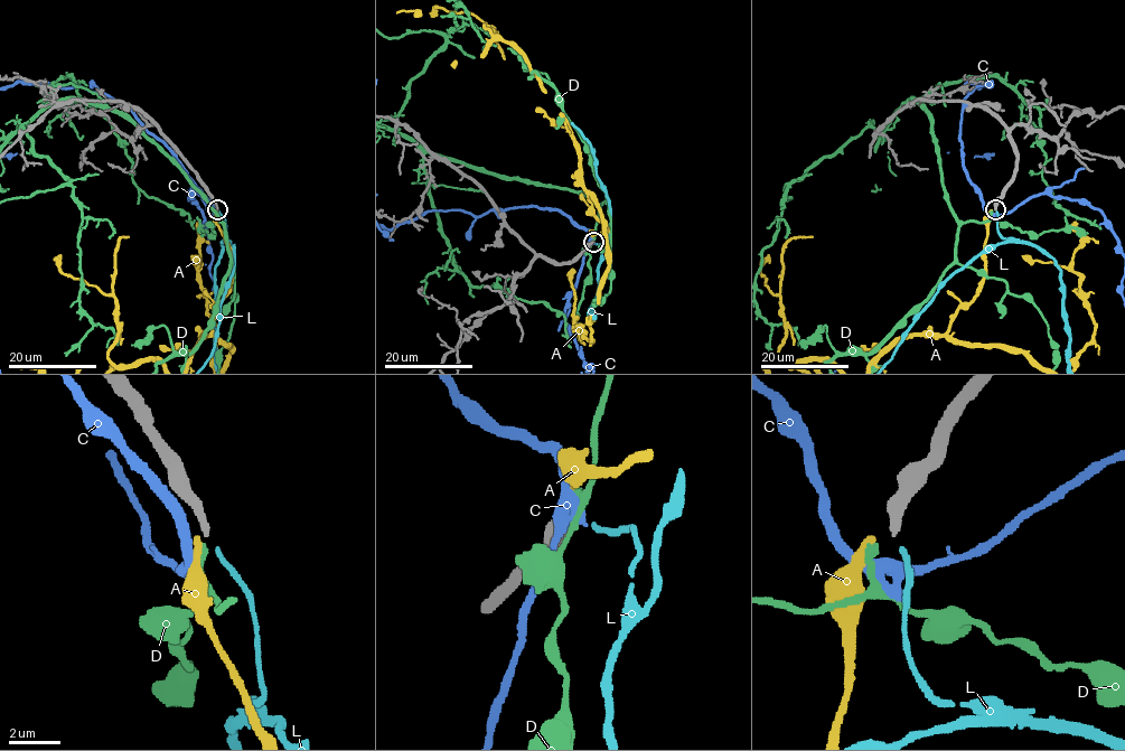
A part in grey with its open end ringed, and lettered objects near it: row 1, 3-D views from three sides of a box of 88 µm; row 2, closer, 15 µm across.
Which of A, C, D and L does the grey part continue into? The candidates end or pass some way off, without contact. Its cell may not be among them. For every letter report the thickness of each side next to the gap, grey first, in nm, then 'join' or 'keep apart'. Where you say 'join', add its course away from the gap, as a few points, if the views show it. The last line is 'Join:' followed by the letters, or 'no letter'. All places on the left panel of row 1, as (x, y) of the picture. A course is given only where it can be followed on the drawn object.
A: 280 nm thick on the grey side, 340 nm on the other; keep apart
C: 280 nm thick on the grey side, 440 nm on the other; keep apart
D: 280 nm thick on the grey side, 280 nm on the other; keep apart
L: 280 nm thick on the grey side, 190 nm on the other; keep apart
Join: no letter

